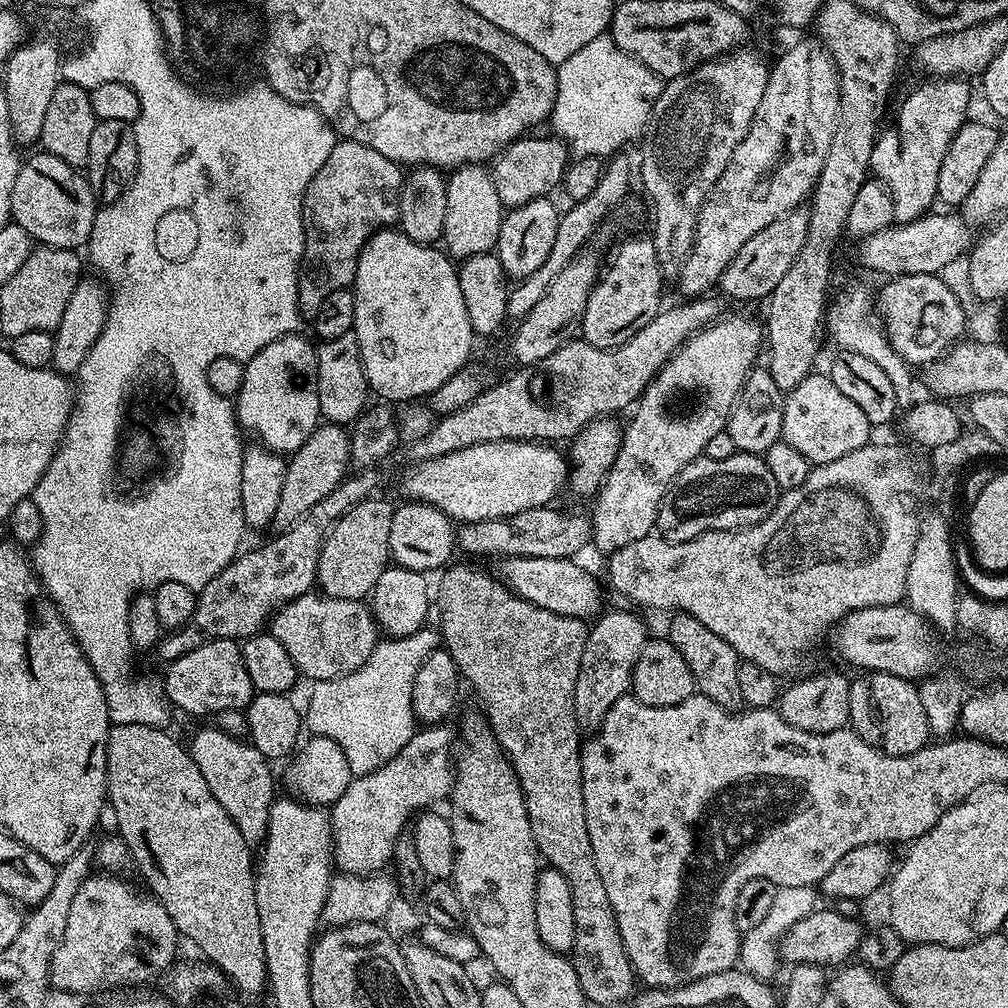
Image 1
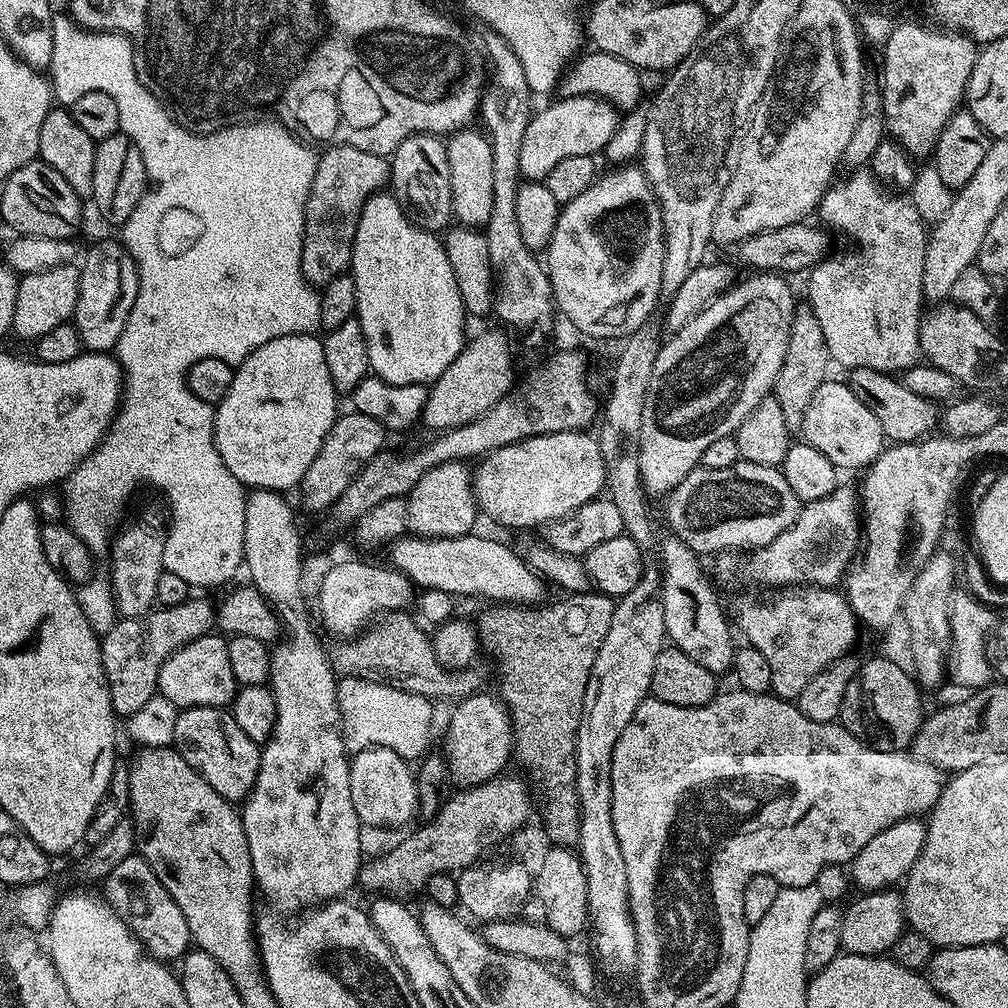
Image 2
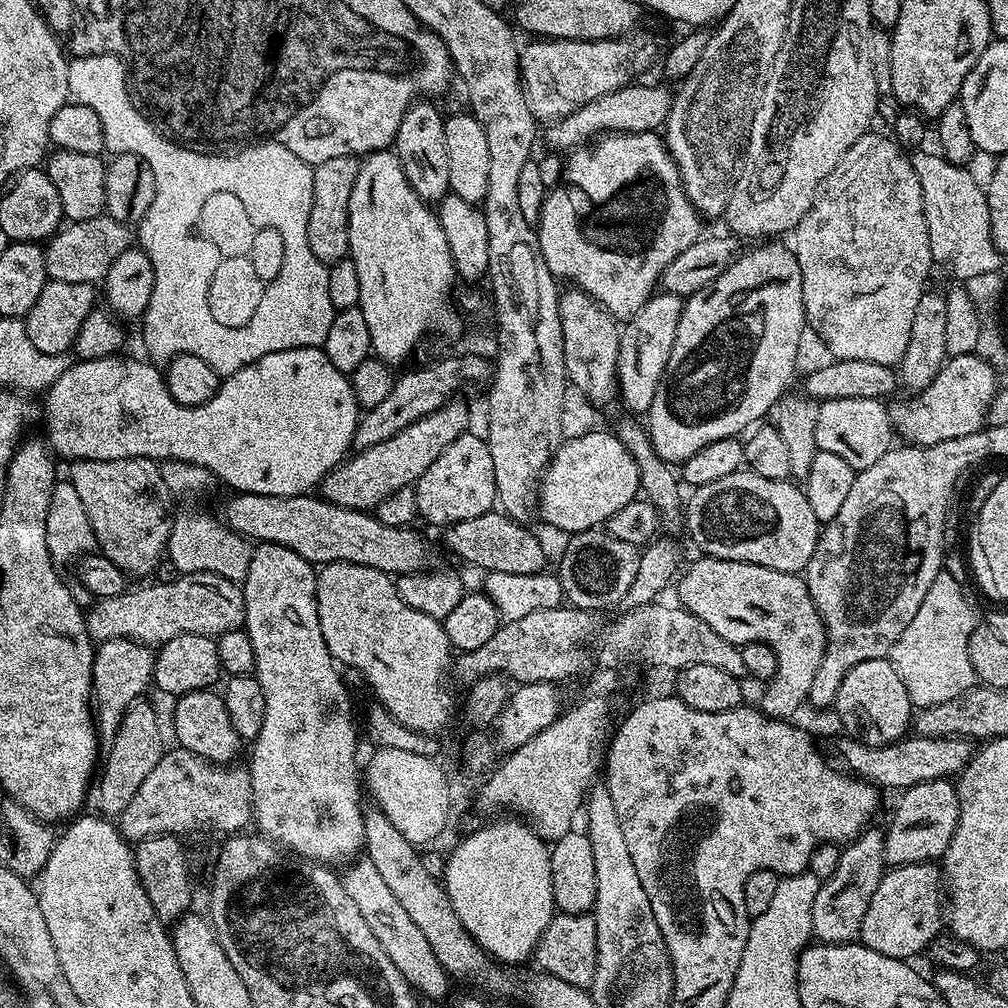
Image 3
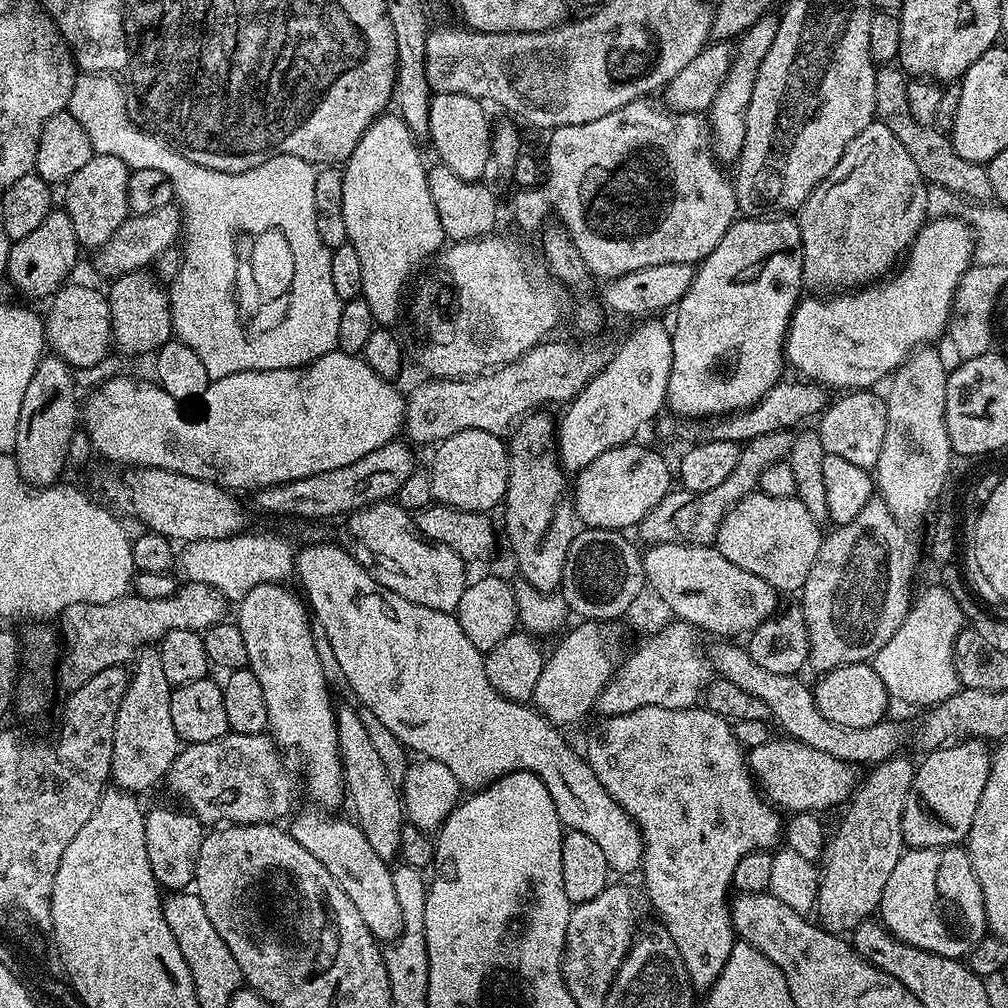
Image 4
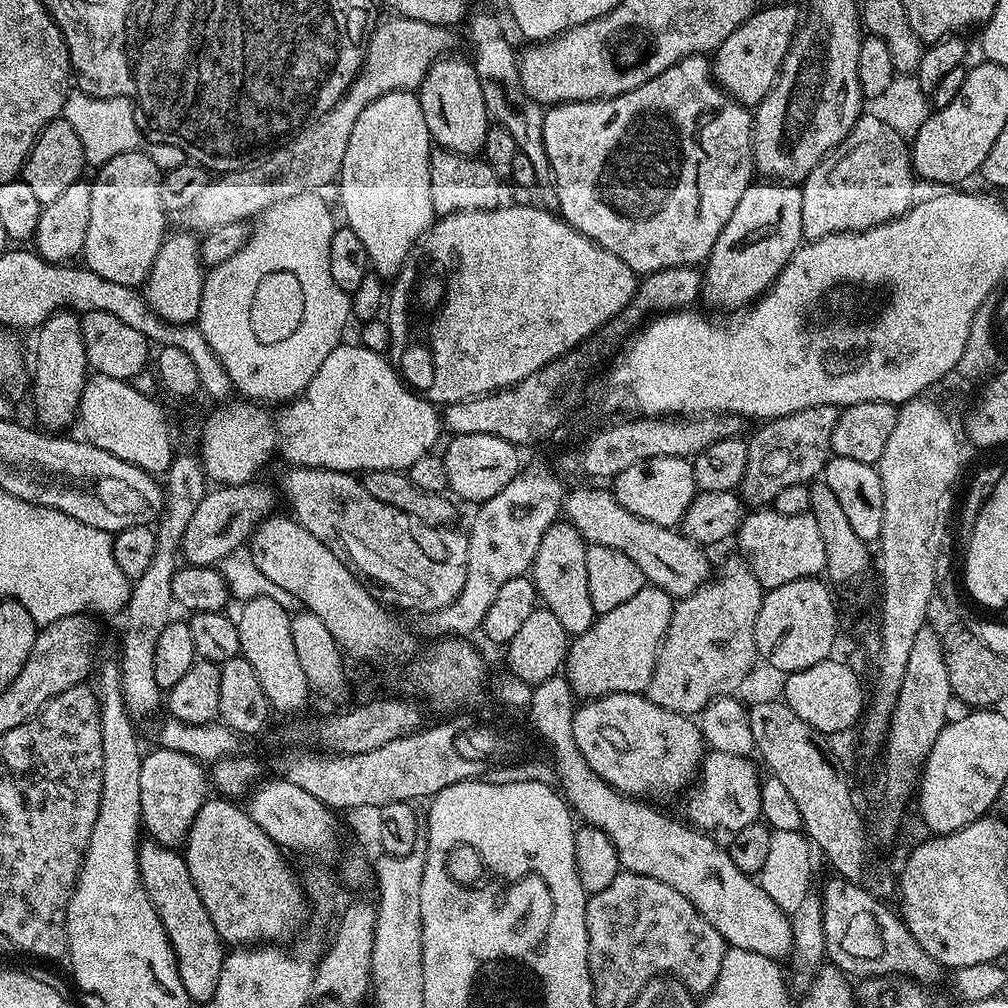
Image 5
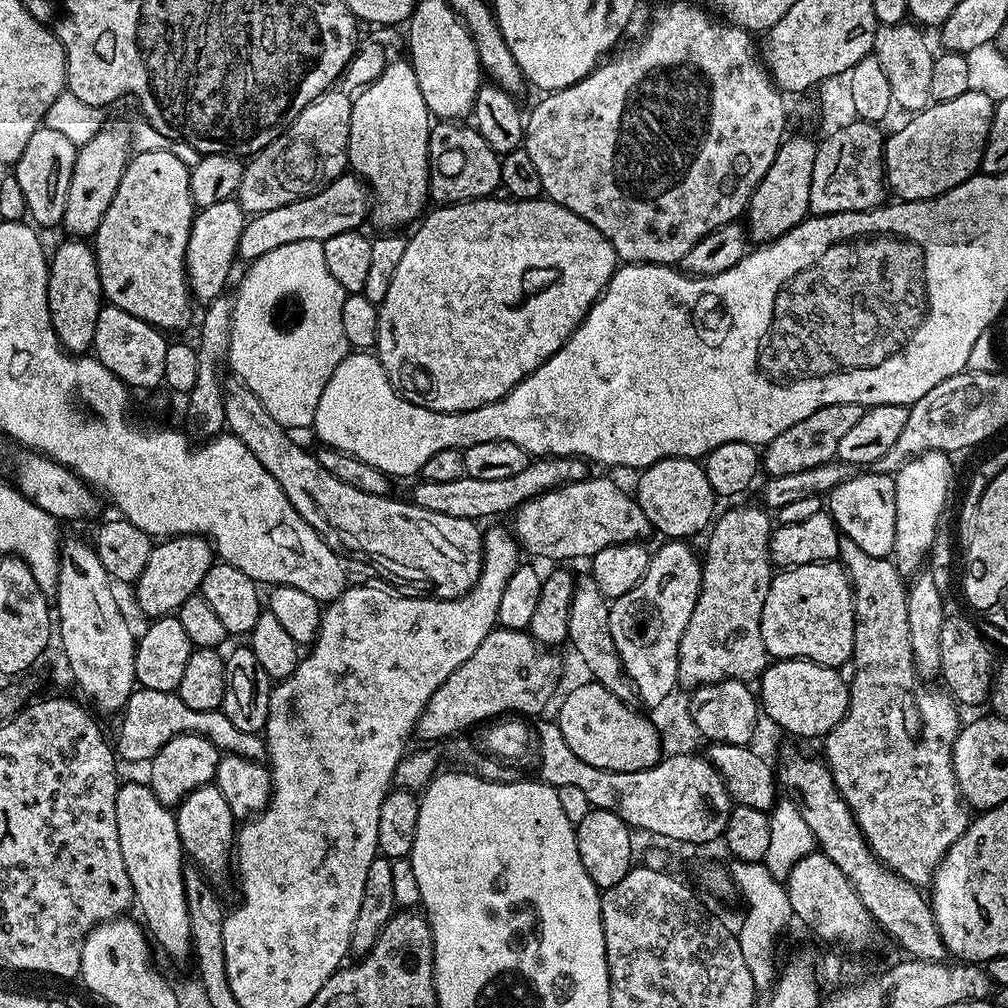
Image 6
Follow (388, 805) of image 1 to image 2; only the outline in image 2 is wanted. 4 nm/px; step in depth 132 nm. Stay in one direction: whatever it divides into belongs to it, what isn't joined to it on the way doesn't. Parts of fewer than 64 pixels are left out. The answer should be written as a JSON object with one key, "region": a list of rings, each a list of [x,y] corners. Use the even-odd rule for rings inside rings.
{"region":[[[481,690],[475,696],[459,701],[452,712],[452,721],[448,724],[448,737],[444,740],[443,755],[448,761],[451,779],[461,789],[472,788],[476,784],[485,784],[495,776],[501,775],[514,756],[512,746],[512,717],[508,709],[495,695],[487,696]]]}

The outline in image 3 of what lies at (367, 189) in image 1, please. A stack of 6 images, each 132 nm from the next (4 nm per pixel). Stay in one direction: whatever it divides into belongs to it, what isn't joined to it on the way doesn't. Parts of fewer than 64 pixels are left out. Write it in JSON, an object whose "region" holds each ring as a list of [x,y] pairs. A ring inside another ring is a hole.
{"region":[[[339,156],[330,158],[330,162],[322,162],[313,167],[314,190],[310,206],[310,222],[306,226],[306,238],[310,242],[310,250],[314,258],[318,258],[326,265],[345,259],[349,255],[350,190],[354,190],[354,182],[360,166],[361,161],[357,157]]]}

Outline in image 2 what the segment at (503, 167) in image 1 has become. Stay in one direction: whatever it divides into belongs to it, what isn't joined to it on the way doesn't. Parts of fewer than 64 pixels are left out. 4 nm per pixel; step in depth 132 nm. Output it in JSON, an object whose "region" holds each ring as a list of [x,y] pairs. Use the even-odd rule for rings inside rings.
{"region":[[[565,96],[556,98],[549,108],[533,115],[522,137],[522,154],[518,156],[520,175],[525,181],[540,182],[558,165],[575,155],[595,157],[603,153],[606,142],[614,138],[622,119],[617,107],[599,96]]]}

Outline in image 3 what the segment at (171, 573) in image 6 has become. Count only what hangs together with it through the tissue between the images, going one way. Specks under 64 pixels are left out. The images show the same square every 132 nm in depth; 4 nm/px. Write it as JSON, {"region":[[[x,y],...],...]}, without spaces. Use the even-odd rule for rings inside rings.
{"region":[[[453,398],[434,410],[434,414],[426,414],[426,418],[394,434],[394,438],[357,451],[356,457],[353,455],[347,462],[337,464],[322,481],[323,499],[359,512],[375,510],[387,496],[394,494],[394,490],[413,487],[417,478],[430,470],[430,462],[434,462],[434,458],[438,458],[454,438],[464,435],[469,428],[467,406],[460,398]]]}

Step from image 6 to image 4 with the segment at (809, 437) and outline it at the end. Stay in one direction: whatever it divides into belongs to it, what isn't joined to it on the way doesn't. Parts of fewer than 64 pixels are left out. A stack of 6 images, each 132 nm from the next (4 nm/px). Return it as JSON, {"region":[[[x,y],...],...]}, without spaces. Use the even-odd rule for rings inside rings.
{"region":[[[791,431],[771,432],[762,434],[758,438],[747,441],[741,447],[738,466],[726,477],[726,482],[722,486],[714,486],[714,490],[695,493],[693,502],[688,508],[687,515],[690,517],[686,530],[684,531],[687,543],[711,545],[716,538],[716,528],[726,518],[726,514],[743,496],[749,496],[751,492],[757,491],[760,479],[765,470],[772,464],[787,457],[792,449],[794,439]]]}

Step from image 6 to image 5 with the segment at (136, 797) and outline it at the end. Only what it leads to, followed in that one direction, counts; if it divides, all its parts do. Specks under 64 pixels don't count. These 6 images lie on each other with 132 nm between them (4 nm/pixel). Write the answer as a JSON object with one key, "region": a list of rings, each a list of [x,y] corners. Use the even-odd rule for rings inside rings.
{"region":[[[151,838],[145,839],[138,852],[138,866],[142,886],[172,943],[182,986],[186,986],[186,994],[193,1005],[203,1006],[214,998],[214,992],[218,990],[226,945],[210,914],[206,914],[206,906],[202,906],[202,898],[198,898],[188,864],[179,851],[157,844]]]}

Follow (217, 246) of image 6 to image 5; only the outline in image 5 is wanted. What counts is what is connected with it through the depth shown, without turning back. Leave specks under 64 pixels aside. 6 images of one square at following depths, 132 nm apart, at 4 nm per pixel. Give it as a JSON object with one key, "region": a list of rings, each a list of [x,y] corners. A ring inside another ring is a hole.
{"region":[[[182,230],[178,236],[169,235],[158,250],[154,266],[142,285],[145,303],[158,318],[168,324],[190,324],[199,317],[202,306],[202,286],[206,268],[201,263],[200,245],[193,233]]]}

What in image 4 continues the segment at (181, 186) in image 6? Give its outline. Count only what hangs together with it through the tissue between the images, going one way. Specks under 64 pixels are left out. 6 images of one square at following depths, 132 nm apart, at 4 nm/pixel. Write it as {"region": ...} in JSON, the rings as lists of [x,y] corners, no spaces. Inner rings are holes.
{"region":[[[110,154],[92,155],[86,166],[81,166],[63,185],[63,211],[70,214],[70,222],[74,222],[74,234],[78,238],[81,249],[98,250],[116,233],[118,226],[127,220],[128,210],[128,178],[130,169],[122,158],[114,158]]]}

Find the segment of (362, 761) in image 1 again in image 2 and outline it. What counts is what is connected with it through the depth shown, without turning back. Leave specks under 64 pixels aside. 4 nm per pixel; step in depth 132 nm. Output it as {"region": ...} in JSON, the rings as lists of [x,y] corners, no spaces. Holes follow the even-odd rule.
{"region":[[[361,676],[343,677],[336,685],[338,710],[340,711],[340,731],[344,733],[344,747],[355,754],[367,748],[386,747],[409,762],[416,762],[429,751],[428,739],[432,736],[433,701],[394,686],[379,684],[373,680],[363,680]]]}

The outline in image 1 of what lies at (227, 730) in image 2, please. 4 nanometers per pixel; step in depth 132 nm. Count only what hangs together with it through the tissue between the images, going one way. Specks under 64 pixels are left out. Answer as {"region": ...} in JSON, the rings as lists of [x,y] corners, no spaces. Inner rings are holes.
{"region":[[[220,728],[198,729],[186,747],[198,770],[202,770],[210,794],[218,798],[218,806],[222,806],[222,810],[230,814],[234,826],[238,826],[238,834],[246,838],[249,846],[263,845],[264,835],[268,833],[268,811],[272,809],[274,799],[270,761],[247,739],[239,740]]]}

